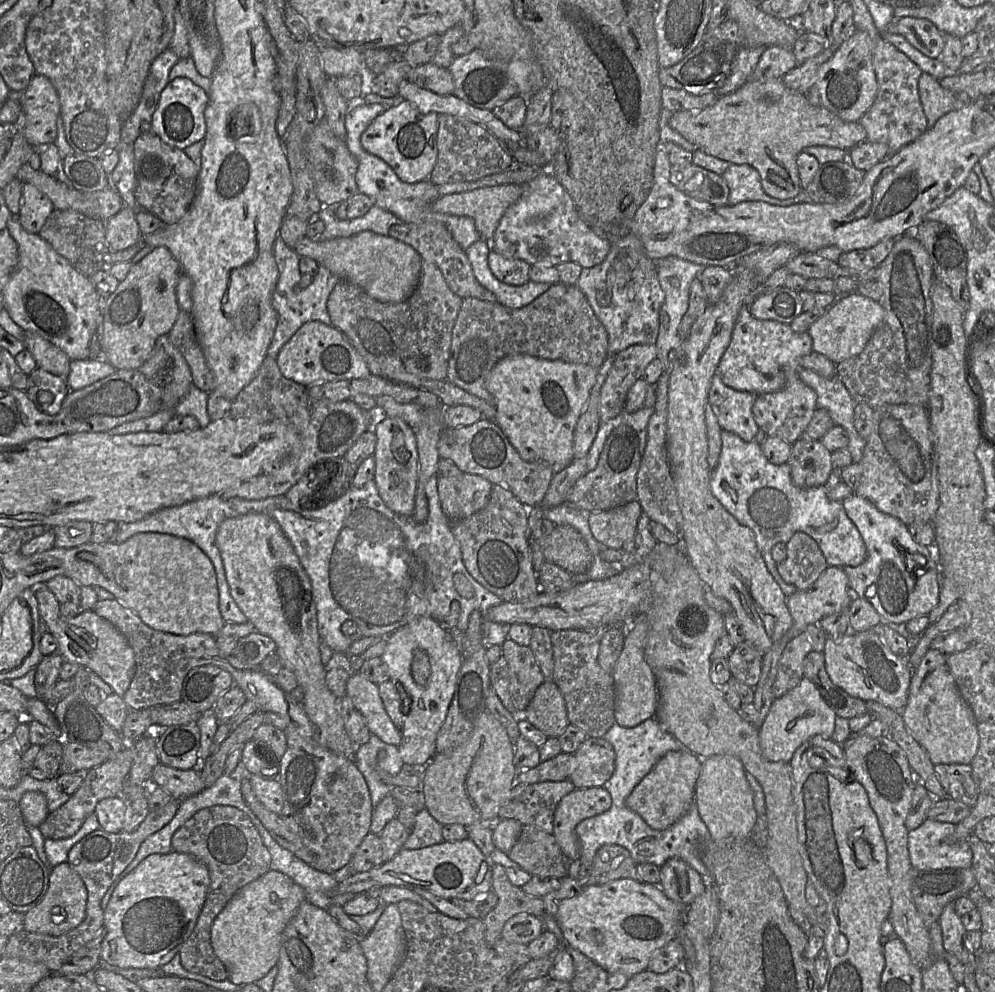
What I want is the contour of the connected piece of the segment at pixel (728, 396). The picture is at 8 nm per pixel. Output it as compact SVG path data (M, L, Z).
M716 373L708 392L708 403L722 430L738 435L745 442L755 441L760 429L754 419L752 407L756 395L726 386Z

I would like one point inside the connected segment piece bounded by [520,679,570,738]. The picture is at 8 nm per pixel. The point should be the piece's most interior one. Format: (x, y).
(547, 711)

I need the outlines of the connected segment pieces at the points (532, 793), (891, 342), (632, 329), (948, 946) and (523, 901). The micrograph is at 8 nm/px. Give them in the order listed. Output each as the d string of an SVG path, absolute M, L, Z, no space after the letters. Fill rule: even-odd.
M569 780L533 784L516 782L498 811L499 819L514 819L553 834L553 818L560 800L575 788Z
M914 231L897 238L889 255L877 267L875 281L882 287L883 295L879 304L885 311L885 317L860 354L836 364L837 376L856 403L865 403L873 410L887 404L915 404L928 407L932 366L932 267L931 258L925 247L914 237Z
M625 233L612 238L604 260L593 267L583 268L577 286L606 329L608 354L618 354L634 344L655 345L665 294L657 278L655 261L647 255L638 237Z
M953 902L948 903L939 919L942 932L944 950L955 956L963 965L967 965L972 959L972 953L967 949L964 942L966 932L961 917L956 913Z
M500 864L493 866L491 891L497 895L498 902L483 919L485 939L490 947L502 937L504 924L513 916L527 913L540 918L545 913L543 898L530 896L513 885L506 874L506 868Z

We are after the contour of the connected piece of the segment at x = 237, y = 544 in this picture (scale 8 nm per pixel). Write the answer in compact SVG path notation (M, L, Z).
M249 513L223 520L216 533L216 545L220 551L233 600L256 631L270 637L275 642L274 653L279 657L282 667L295 675L298 686L302 688L304 710L316 728L316 741L330 751L354 761L354 755L360 746L355 745L345 731L344 721L339 712L339 699L341 698L337 698L326 685L311 582L291 543L278 523L270 516L263 513Z

